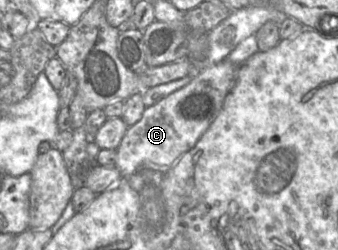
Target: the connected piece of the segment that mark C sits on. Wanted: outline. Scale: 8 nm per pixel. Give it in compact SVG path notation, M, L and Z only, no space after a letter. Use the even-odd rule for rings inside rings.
M228 57L217 64L195 69L193 79L185 87L171 93L153 106L146 107L142 118L133 126L128 127L117 150L117 164L122 178L129 177L139 169L148 168L149 171L169 169L187 151L192 149L201 136L207 131L220 113L225 99L232 91L239 73L240 65L228 60Z

